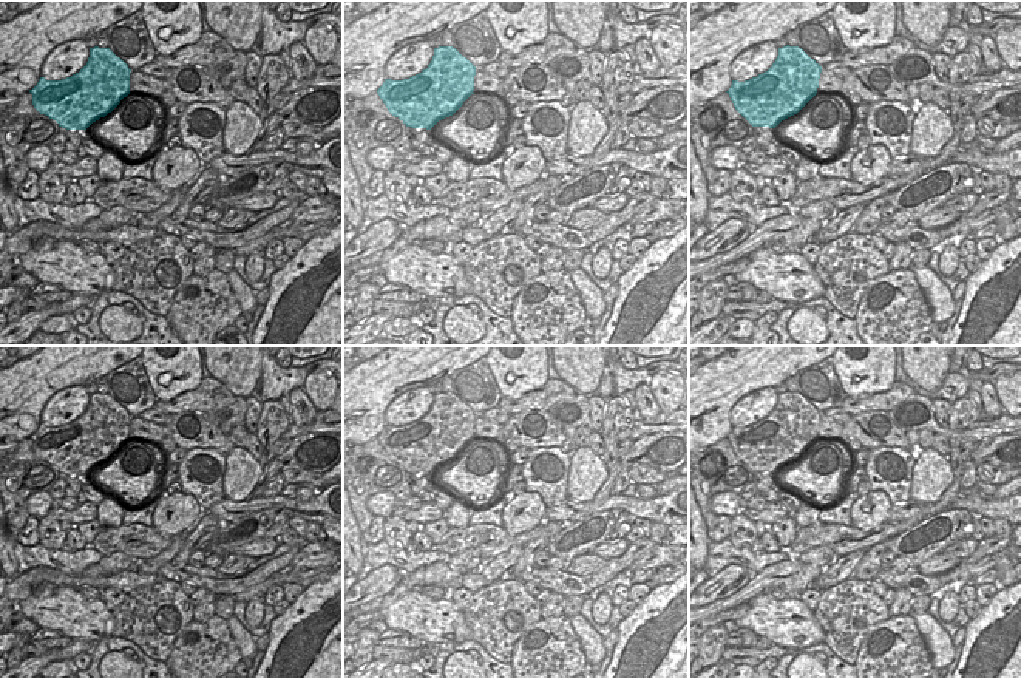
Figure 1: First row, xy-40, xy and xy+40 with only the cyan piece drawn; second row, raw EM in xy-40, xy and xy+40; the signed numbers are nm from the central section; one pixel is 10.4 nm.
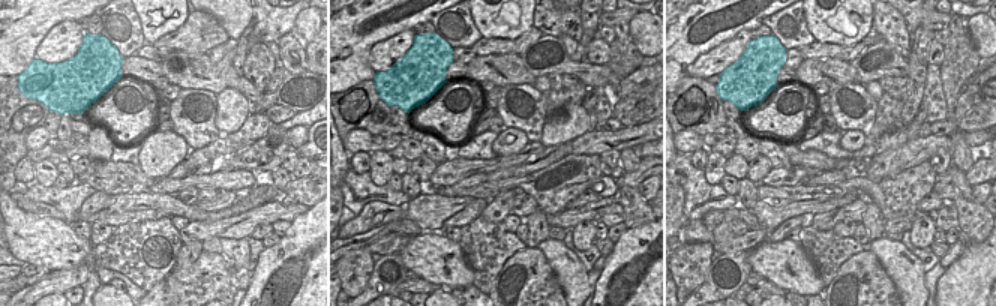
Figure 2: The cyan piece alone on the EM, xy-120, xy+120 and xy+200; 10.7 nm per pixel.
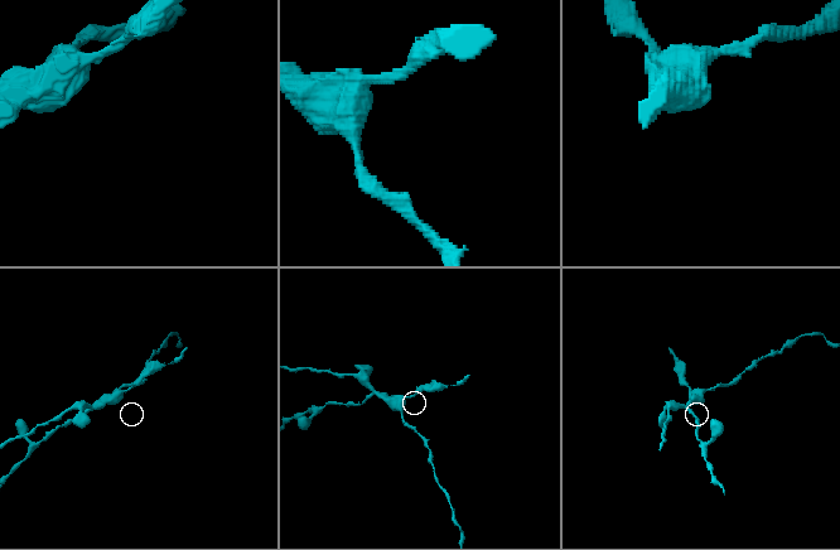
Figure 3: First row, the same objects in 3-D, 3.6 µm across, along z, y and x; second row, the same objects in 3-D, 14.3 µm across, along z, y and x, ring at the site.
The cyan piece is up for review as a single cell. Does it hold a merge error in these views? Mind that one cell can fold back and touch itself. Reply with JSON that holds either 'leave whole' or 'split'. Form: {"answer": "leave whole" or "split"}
{"answer": "split"}

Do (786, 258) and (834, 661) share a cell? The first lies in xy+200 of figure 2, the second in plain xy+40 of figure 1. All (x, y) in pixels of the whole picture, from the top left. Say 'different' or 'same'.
different

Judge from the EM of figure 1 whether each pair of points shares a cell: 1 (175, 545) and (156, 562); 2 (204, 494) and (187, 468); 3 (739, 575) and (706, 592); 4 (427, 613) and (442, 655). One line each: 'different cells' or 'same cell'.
1: same cell
2: same cell
3: same cell
4: different cells

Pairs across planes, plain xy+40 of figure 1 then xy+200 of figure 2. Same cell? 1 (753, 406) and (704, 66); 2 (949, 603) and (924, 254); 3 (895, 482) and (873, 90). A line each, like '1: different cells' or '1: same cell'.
1: same cell
2: different cells
3: different cells

